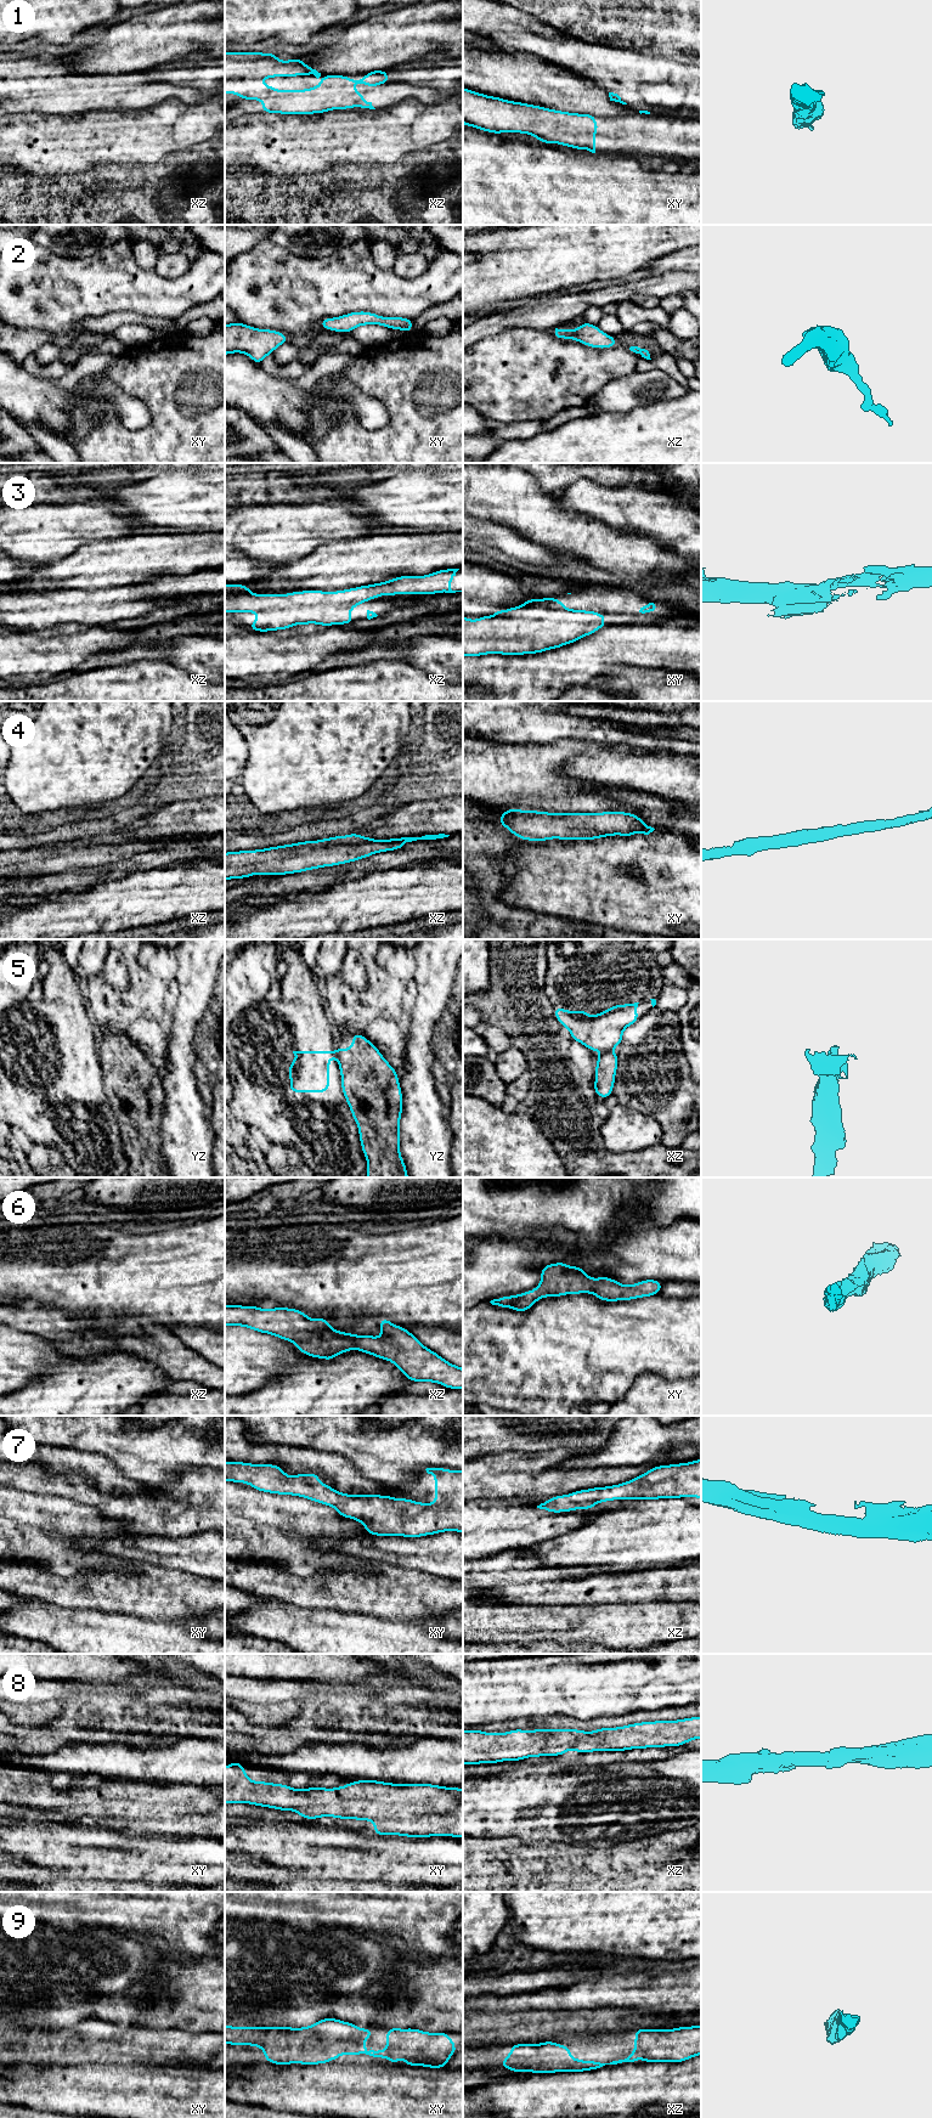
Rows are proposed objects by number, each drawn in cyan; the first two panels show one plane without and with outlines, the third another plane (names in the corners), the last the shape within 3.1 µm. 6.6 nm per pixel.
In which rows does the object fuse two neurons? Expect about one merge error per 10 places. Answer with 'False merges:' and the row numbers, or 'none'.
False merges: 5

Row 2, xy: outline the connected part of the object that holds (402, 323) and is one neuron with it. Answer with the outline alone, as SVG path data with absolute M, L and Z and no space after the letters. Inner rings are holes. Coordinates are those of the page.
M358 311L340 317L323 318L318 324L326 329L350 333L358 326L379 324L390 329L402 329L412 333L413 320L403 317L382 317L373 312Z

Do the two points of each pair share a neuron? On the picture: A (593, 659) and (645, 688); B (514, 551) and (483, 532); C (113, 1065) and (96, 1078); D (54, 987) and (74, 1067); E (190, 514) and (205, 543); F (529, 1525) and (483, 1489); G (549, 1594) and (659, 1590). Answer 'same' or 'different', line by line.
A: different
B: same
C: different
D: same
E: different
F: different
G: same

